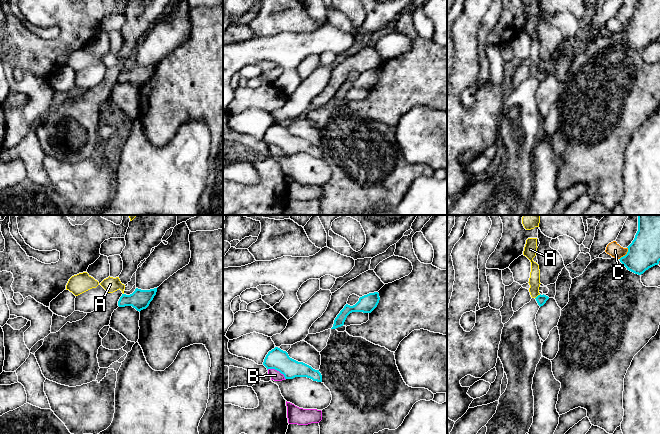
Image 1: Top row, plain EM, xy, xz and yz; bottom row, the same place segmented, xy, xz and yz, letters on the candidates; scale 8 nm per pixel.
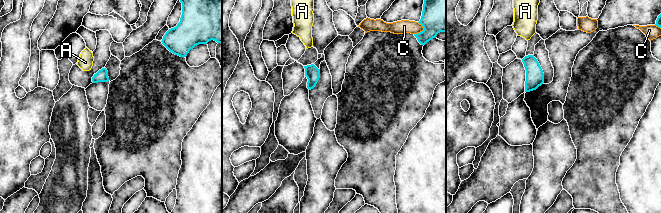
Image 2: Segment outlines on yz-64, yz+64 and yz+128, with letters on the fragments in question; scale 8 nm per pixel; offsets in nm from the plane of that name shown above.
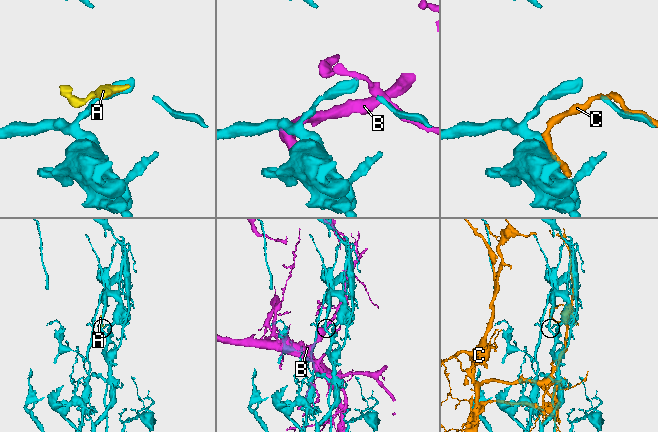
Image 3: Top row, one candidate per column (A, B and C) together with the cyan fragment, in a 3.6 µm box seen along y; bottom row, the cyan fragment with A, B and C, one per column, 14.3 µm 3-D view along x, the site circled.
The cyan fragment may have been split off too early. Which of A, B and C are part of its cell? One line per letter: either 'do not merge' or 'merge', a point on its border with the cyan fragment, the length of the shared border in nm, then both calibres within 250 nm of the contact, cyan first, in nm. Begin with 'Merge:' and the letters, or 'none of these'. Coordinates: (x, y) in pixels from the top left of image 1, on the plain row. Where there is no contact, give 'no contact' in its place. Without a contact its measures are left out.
Merge: none of these
A: do not merge; contact yz (537, 72); length 60 nm; calibres 80 and 100 nm
B: do not merge; contact xz (277, 146); length 170 nm; calibres 170 and 90 nm
C: do not merge; contact yz (626, 30); length 120 nm; calibres 260 and 110 nm

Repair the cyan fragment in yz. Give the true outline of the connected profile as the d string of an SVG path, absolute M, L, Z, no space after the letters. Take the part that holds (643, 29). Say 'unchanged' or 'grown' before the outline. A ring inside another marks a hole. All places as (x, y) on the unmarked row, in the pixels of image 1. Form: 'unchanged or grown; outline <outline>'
unchanged; outline M638 0L638 7L620 38L627 46L641 51L660 37L660 0Z

